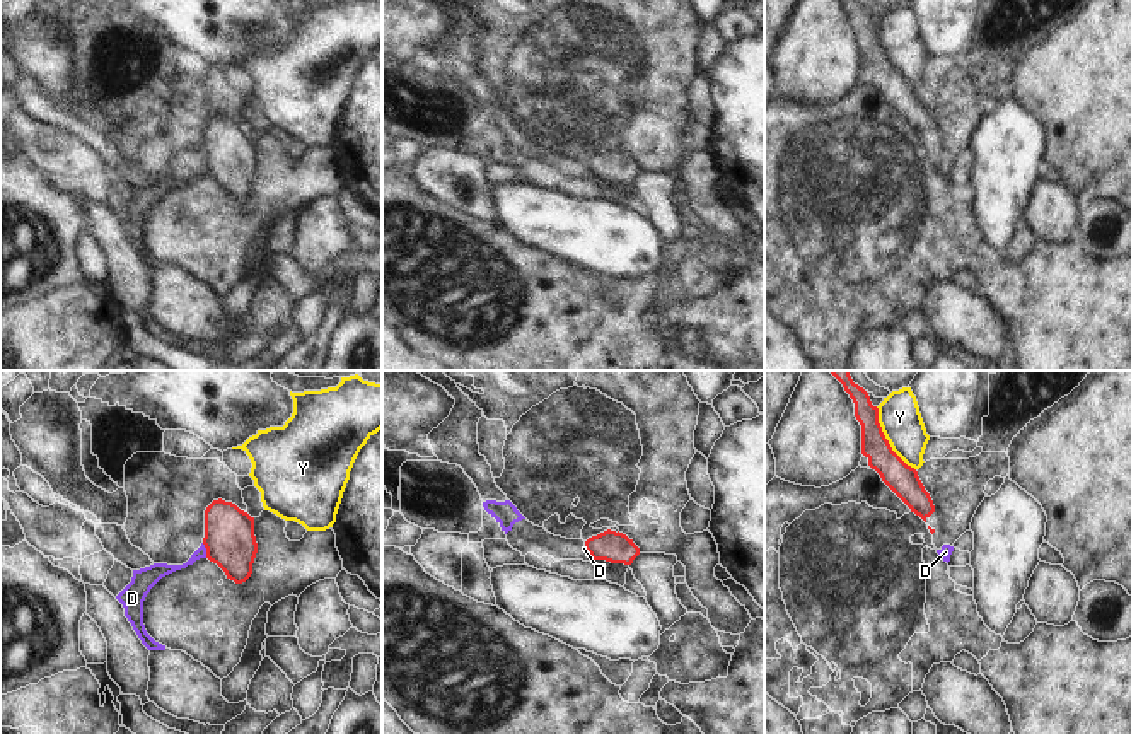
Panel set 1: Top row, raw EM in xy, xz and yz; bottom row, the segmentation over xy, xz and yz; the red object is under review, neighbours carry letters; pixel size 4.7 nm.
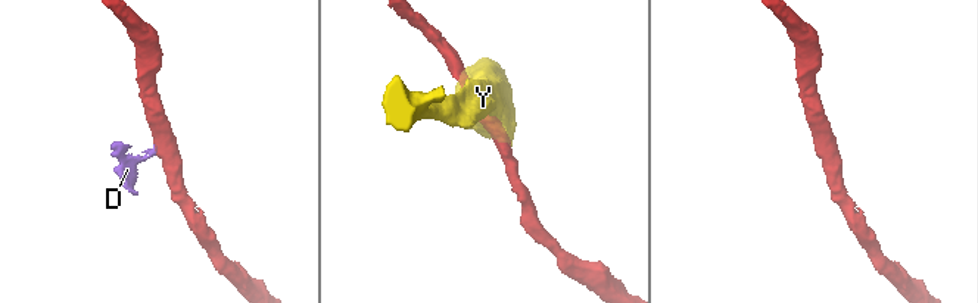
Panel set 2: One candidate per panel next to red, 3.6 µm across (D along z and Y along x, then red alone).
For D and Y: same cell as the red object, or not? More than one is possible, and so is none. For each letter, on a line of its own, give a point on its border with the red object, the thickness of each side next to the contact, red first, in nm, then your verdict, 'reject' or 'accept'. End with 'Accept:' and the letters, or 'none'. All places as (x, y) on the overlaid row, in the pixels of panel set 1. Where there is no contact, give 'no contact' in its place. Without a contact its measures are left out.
D: xy (207, 550) | 240/70 nm | reject
Y: yz (886, 439) | 150/200 nm | reject
Accept: none

